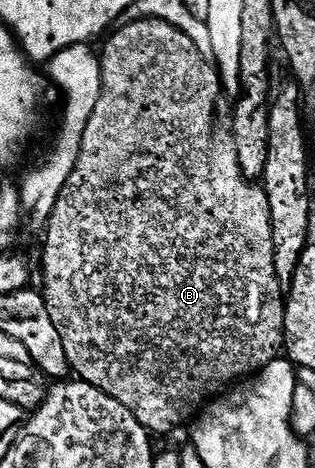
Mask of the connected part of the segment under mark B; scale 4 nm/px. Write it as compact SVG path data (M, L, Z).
M134 20L123 24L125 25L122 28L117 27L103 41L103 44L105 43L104 52L102 51L100 56L102 90L98 98L98 106L94 106L94 110L90 114L90 122L86 126L86 134L82 134L80 157L70 174L68 184L62 190L58 202L50 210L50 215L46 220L48 233L44 236L44 288L42 287L42 295L46 302L46 310L50 312L50 322L54 326L54 330L58 330L58 338L62 338L62 350L66 350L69 369L79 379L83 380L85 384L94 385L110 398L114 398L118 404L126 406L126 410L130 414L134 414L134 418L144 427L145 431L149 434L155 434L155 432L172 432L179 424L186 423L185 425L187 425L203 409L209 398L215 397L221 390L251 377L259 372L260 369L266 367L271 360L277 359L284 342L284 306L286 296L282 291L280 279L277 278L274 270L274 242L272 241L272 223L270 222L270 202L259 183L244 177L238 166L236 151L227 143L219 144L216 141L216 103L219 102L220 96L222 97L222 85L215 63L202 58L202 54L198 54L198 46L194 46L194 42L190 42L190 38L186 38L186 34L182 34L182 30L178 30L166 22L161 20Z

